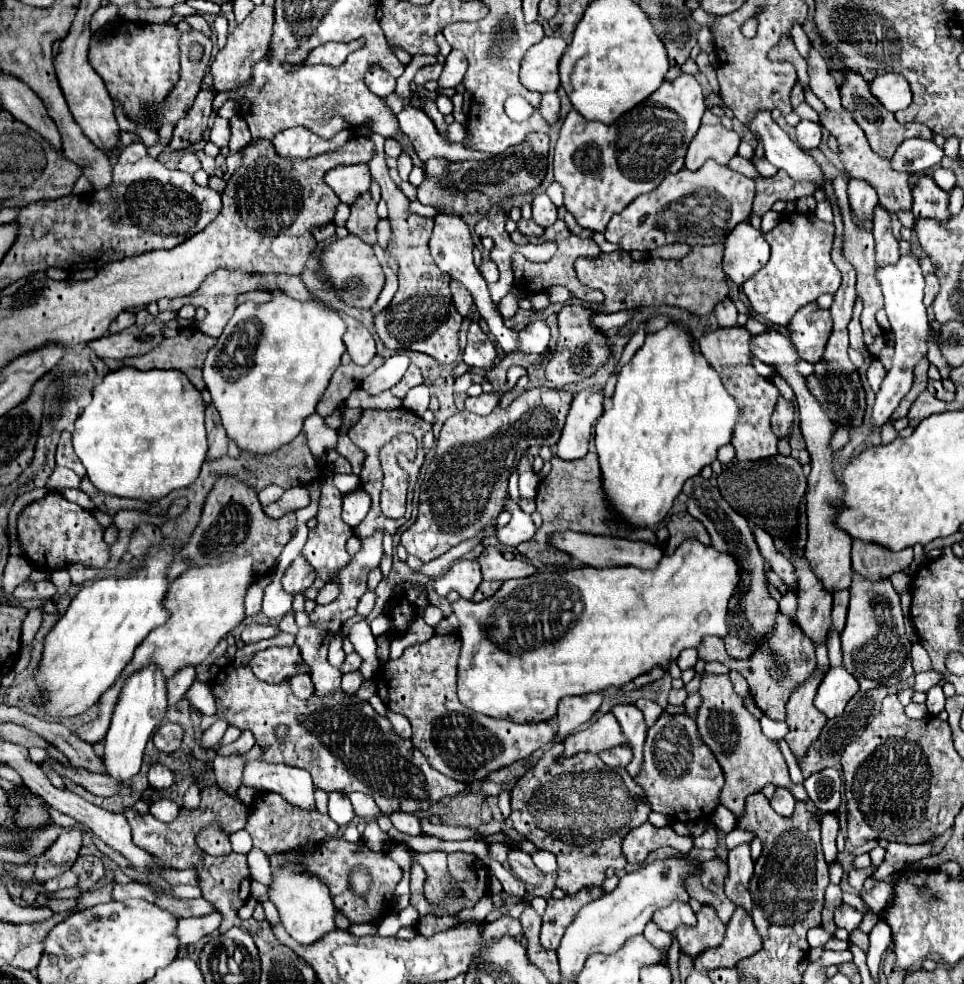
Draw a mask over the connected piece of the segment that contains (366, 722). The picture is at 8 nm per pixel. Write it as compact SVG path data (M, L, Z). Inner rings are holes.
M280 632L268 640L260 640L256 644L246 644L244 648L240 648L236 652L236 660L234 666L224 666L220 668L220 672L216 674L214 682L212 682L212 694L216 700L216 708L218 708L218 718L226 720L228 726L236 726L240 730L250 730L256 738L256 744L262 748L262 756L260 760L264 762L284 762L288 766L296 766L296 768L304 768L312 774L314 786L324 790L324 792L362 792L368 794L376 800L376 804L380 806L382 814L392 814L392 812L416 812L422 814L426 812L432 804L440 802L446 796L454 796L460 792L468 792L468 786L462 782L456 782L436 770L432 770L432 766L428 766L426 758L420 754L420 750L416 750L412 746L410 740L404 740L400 736L394 734L390 720L376 714L374 708L368 702L356 702L354 696L344 696L342 692L336 692L334 696L328 698L310 698L310 700L298 700L292 690L290 690L290 682L282 682L282 684L266 684L262 680L258 680L250 666L248 666L248 658L260 650L260 648L270 648L270 646L292 646L294 644L294 634L286 634ZM278 724L286 724L290 728L290 734L286 738L284 744L278 744L278 738L274 734L274 728Z

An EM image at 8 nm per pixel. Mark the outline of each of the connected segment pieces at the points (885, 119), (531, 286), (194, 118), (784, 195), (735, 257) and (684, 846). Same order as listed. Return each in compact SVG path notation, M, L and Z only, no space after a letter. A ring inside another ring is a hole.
M842 70L844 78L846 78L846 84L842 86L840 94L842 94L842 106L848 108L852 114L854 114L854 120L858 122L858 126L864 130L868 142L870 142L870 148L874 152L878 152L882 158L890 160L892 158L892 152L898 148L898 144L906 138L912 138L912 136L922 136L922 126L920 124L914 124L914 122L908 122L908 124L900 124L894 114L888 114L884 110L884 106L880 106L880 102L876 102L876 98L872 98L870 90L868 90L868 82L862 80L862 76L858 74L852 74L848 70Z
M556 220L552 226L548 226L548 230L544 230L544 234L538 238L538 242L546 242L546 240L552 240L558 244L558 250L556 254L552 256L550 262L544 262L544 264L538 264L538 262L528 262L522 254L512 254L512 272L514 272L514 288L526 292L526 294L536 294L536 292L546 292L550 286L564 286L570 290L570 294L578 300L584 300L586 304L600 304L604 302L604 294L600 290L594 290L582 282L576 282L578 276L574 272L574 262L576 258L584 256L584 258L596 258L596 254L600 254L600 248L596 246L596 242L592 238L584 240L584 238L578 238L576 234L572 234L564 220Z
M202 90L192 108L188 110L188 114L176 124L174 128L174 136L170 142L170 152L182 152L188 146L200 142L204 138L204 132L208 128L208 120L212 114L212 92Z
M778 170L770 178L756 178L754 182L756 182L756 198L754 198L752 214L756 216L764 216L776 200L794 202L802 196L812 196L816 190L812 182L796 182L788 178L784 170Z
M740 222L724 240L722 270L734 284L742 284L754 276L768 258L770 246L762 230L752 228L750 222Z
M644 822L642 826L638 826L626 834L626 838L622 842L622 854L628 864L642 864L642 862L646 862L650 852L664 848L664 846L670 846L670 848L686 854L692 850L692 838L676 834L670 826L656 828L650 822Z

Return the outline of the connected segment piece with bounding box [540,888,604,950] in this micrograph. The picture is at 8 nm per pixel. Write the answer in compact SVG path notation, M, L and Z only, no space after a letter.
M582 888L576 894L566 894L562 900L548 898L546 914L542 918L544 920L542 922L542 934L540 934L542 946L556 950L560 946L560 938L562 938L564 930L568 928L572 918L578 914L578 910L584 904L598 898L600 894L604 894L600 888Z

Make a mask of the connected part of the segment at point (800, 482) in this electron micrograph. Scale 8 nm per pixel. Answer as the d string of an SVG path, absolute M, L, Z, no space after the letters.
M776 454L756 462L732 462L718 476L718 488L724 500L742 514L748 522L760 526L770 536L794 536L798 520L798 502L806 492L806 478L802 466L792 456Z

